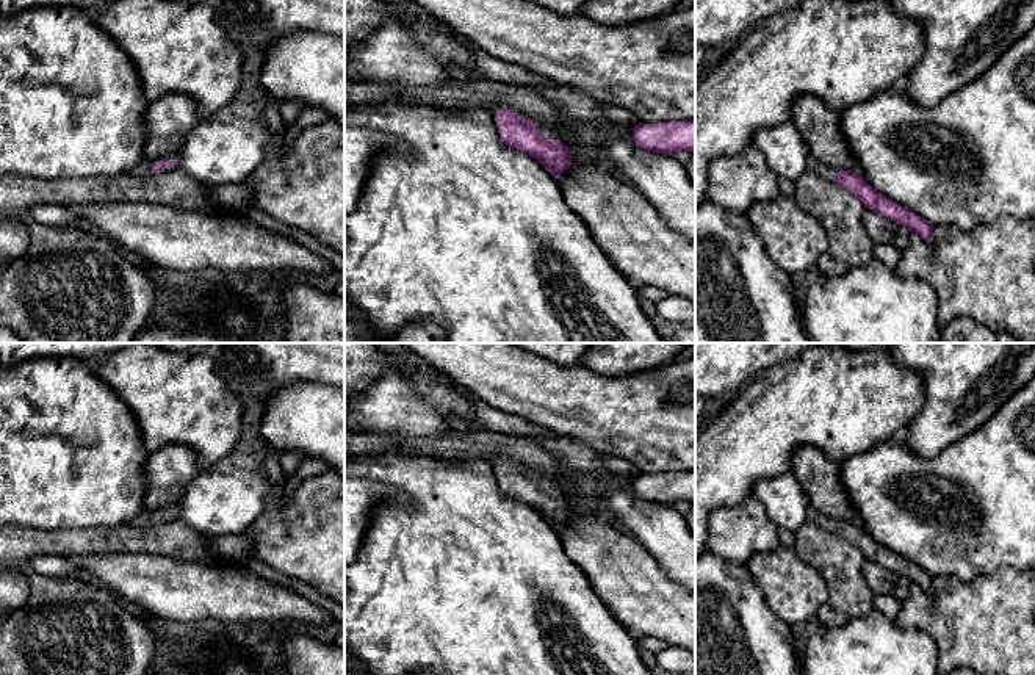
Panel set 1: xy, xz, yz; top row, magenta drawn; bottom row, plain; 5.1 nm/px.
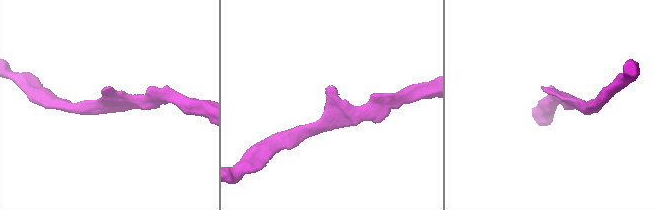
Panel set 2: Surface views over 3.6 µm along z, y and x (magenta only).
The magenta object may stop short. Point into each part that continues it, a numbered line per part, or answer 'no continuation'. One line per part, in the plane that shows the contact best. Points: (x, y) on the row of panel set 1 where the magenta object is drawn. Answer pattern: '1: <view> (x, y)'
1: xy (173, 157)

